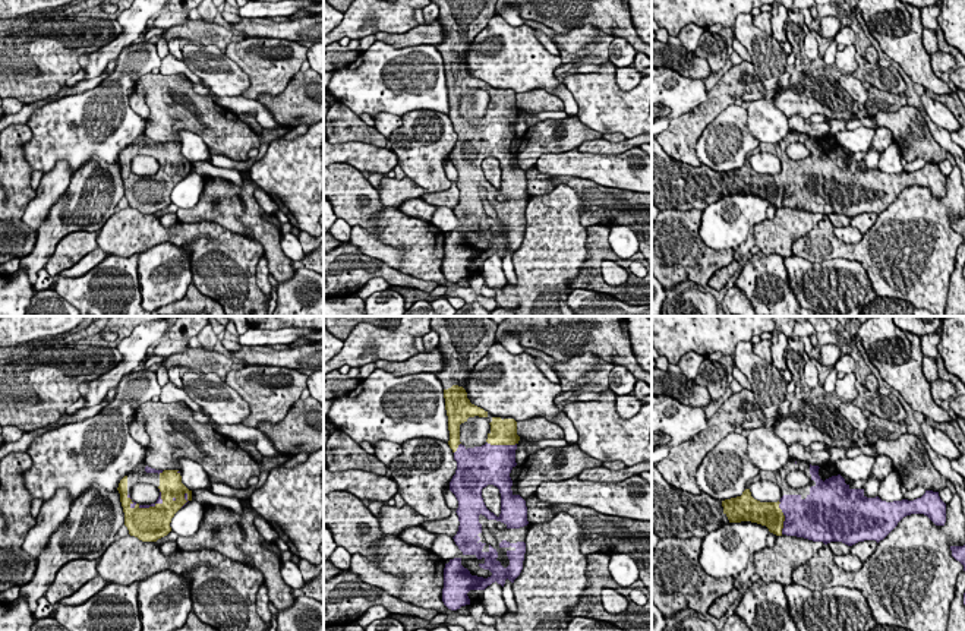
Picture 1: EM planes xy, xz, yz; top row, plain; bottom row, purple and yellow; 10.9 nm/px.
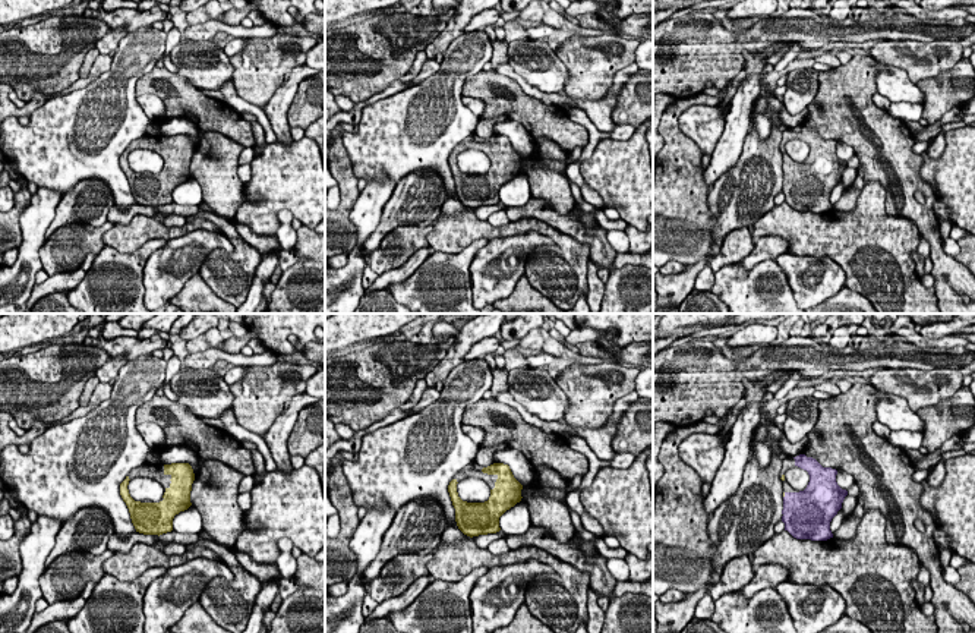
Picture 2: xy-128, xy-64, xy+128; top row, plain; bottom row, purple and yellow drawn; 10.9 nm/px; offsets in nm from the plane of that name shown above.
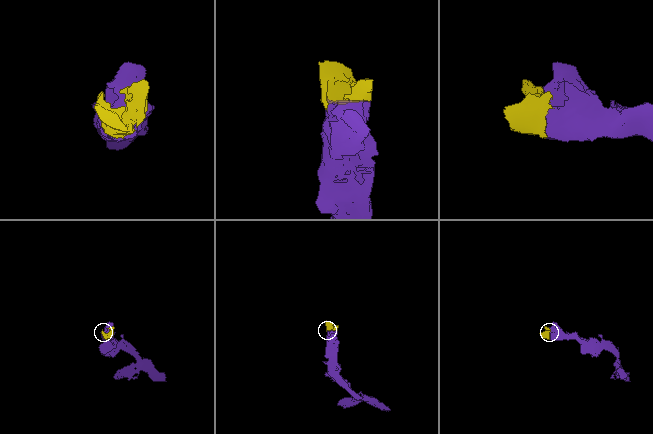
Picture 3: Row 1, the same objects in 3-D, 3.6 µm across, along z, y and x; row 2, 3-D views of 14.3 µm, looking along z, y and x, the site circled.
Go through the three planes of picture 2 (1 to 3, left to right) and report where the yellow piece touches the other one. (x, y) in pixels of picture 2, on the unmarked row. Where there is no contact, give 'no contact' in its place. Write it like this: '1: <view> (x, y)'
1: no contact
2: no contact
3: xy+128 (785, 167)

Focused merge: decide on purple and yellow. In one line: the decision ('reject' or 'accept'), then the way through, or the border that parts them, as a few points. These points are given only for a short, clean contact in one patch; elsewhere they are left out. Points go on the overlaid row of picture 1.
accept

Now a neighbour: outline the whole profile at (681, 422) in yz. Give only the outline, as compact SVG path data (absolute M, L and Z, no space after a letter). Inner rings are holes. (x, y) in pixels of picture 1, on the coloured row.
M652 395L652 432L671 438L666 445L652 449L652 464L669 455L669 449L707 429L704 408L691 407L668 395Z

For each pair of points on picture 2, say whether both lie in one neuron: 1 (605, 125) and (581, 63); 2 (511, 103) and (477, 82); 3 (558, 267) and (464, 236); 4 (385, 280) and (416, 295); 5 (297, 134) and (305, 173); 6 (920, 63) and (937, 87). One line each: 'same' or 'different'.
1: different
2: same
3: same
4: different
5: different
6: different

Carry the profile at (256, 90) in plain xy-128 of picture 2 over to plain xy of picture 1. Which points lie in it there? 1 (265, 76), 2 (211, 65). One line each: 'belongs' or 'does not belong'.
1: belongs
2: does not belong

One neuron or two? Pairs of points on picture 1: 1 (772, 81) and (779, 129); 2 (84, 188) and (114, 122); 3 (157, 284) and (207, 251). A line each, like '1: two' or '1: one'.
1: one
2: two
3: two

